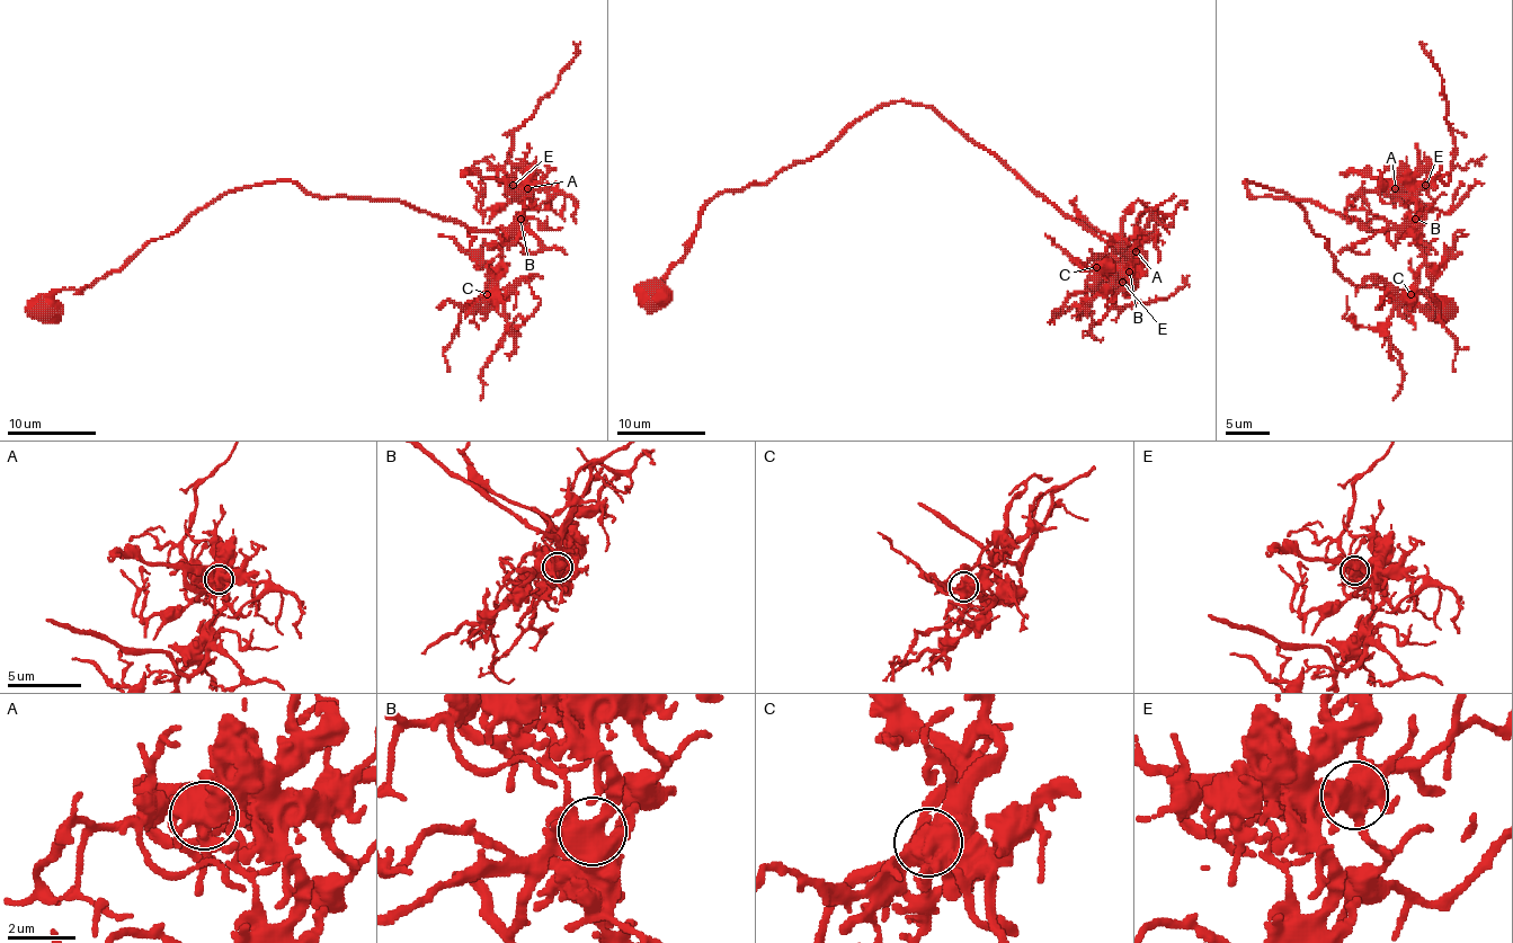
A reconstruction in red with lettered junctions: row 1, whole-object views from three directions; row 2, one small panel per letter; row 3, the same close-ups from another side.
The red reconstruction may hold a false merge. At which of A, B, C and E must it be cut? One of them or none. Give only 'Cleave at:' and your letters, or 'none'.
Cleave at: none

